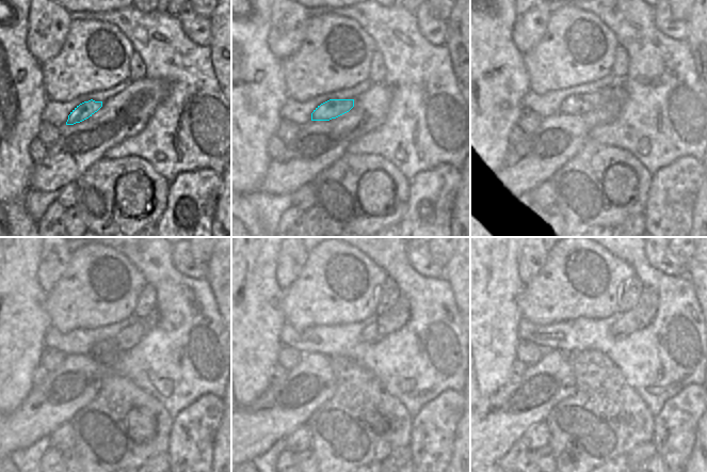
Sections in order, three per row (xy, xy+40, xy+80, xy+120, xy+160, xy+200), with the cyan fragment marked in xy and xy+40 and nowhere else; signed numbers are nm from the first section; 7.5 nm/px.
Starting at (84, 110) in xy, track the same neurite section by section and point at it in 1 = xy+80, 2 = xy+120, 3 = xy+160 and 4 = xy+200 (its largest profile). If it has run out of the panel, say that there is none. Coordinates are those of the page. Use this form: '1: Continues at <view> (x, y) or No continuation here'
1: Continues at xy+80 (579, 104)
2: Continues at xy+120 (107, 350)
3: Continues at xy+160 (395, 319)
4: Continues at xy+200 (643, 312).

